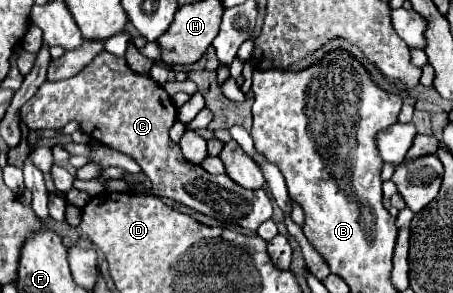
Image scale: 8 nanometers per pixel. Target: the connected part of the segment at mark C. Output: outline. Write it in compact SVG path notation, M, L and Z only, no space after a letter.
M103 51L101 55L97 55L91 61L91 65L87 65L75 77L65 79L65 81L45 81L37 93L21 107L21 121L29 129L57 129L57 127L65 127L69 121L77 121L91 139L95 139L103 145L109 145L119 153L133 157L139 163L139 167L143 169L143 173L151 179L151 195L173 199L173 201L183 203L217 221L227 221L227 223L235 221L237 225L241 225L249 231L257 231L257 227L263 221L271 219L271 215L273 215L273 205L271 205L271 199L265 189L257 189L257 191L243 189L243 187L235 185L235 181L231 181L231 177L211 175L201 165L191 165L183 157L179 145L173 143L169 137L169 129L177 121L177 107L175 107L173 99L151 77L135 73L127 65L125 57L117 57L113 53Z

